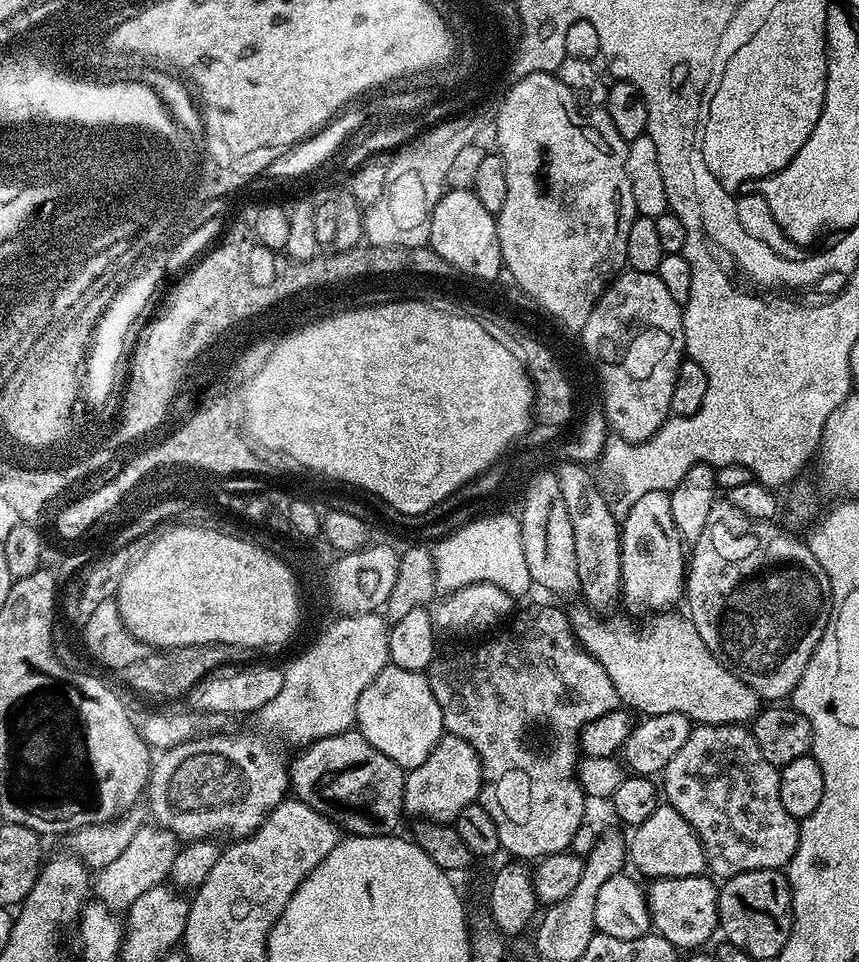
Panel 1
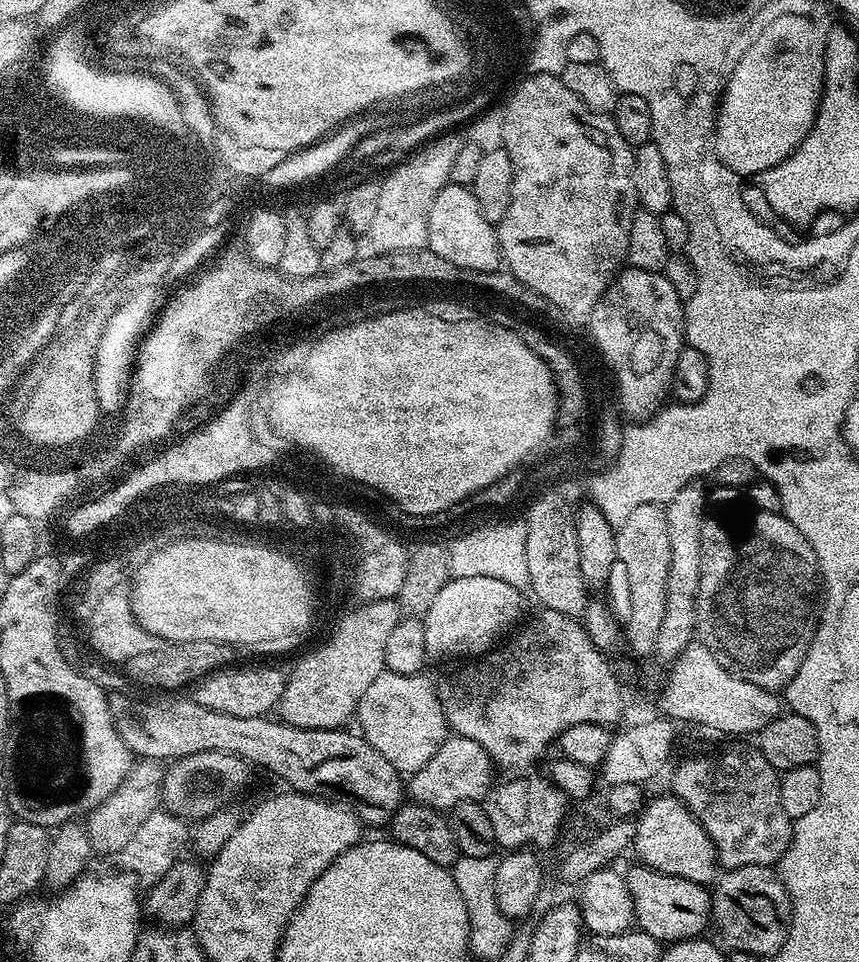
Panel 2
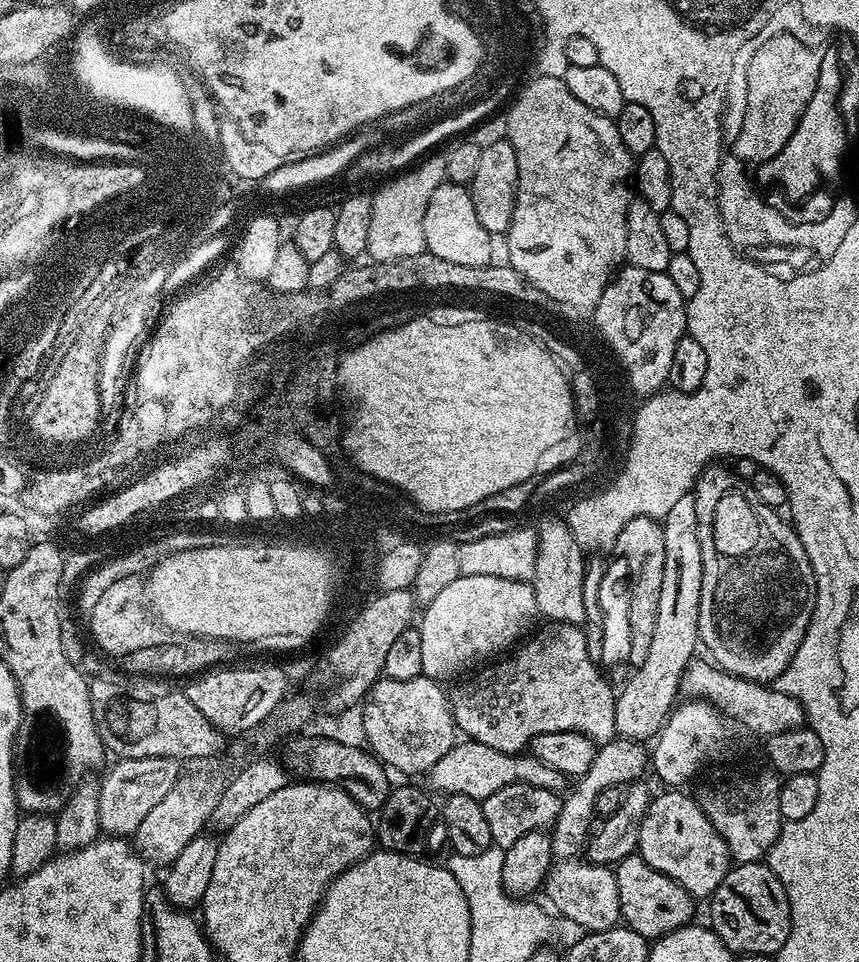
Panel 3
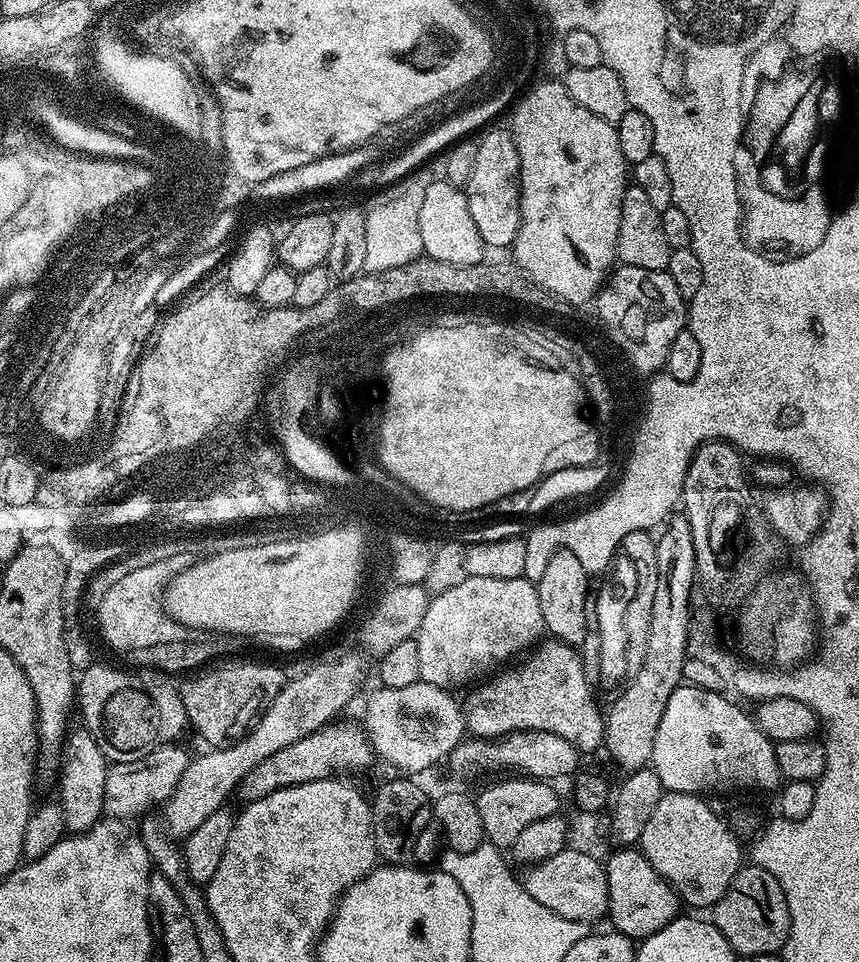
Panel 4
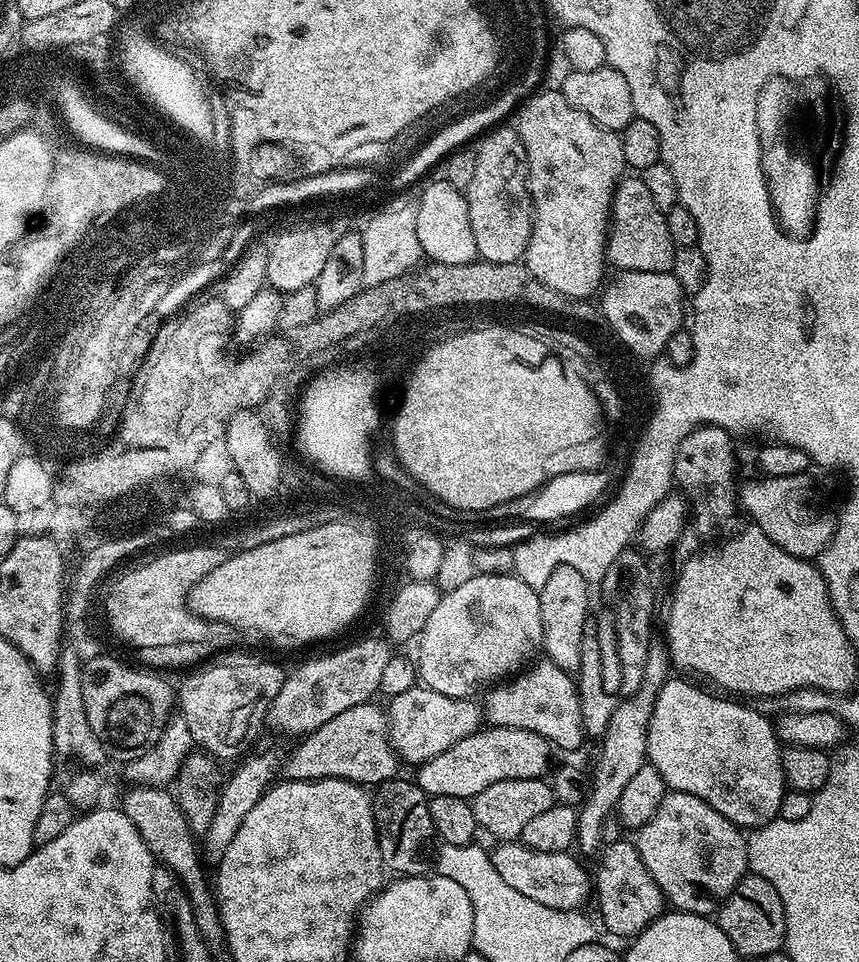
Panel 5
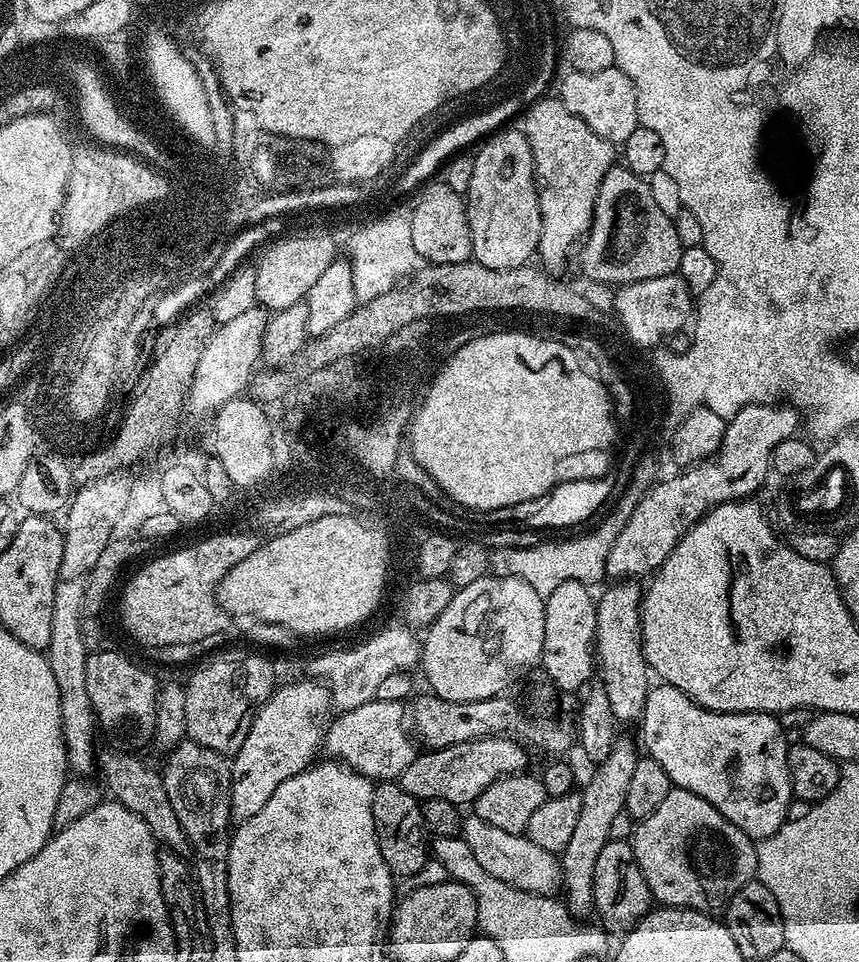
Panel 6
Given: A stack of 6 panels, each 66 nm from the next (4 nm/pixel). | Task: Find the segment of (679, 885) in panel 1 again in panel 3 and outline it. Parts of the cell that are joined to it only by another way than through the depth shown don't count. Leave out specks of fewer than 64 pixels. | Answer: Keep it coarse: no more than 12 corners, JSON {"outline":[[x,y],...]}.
{"outline":[[638,854],[614,866],[620,919],[649,942],[697,901]]}

